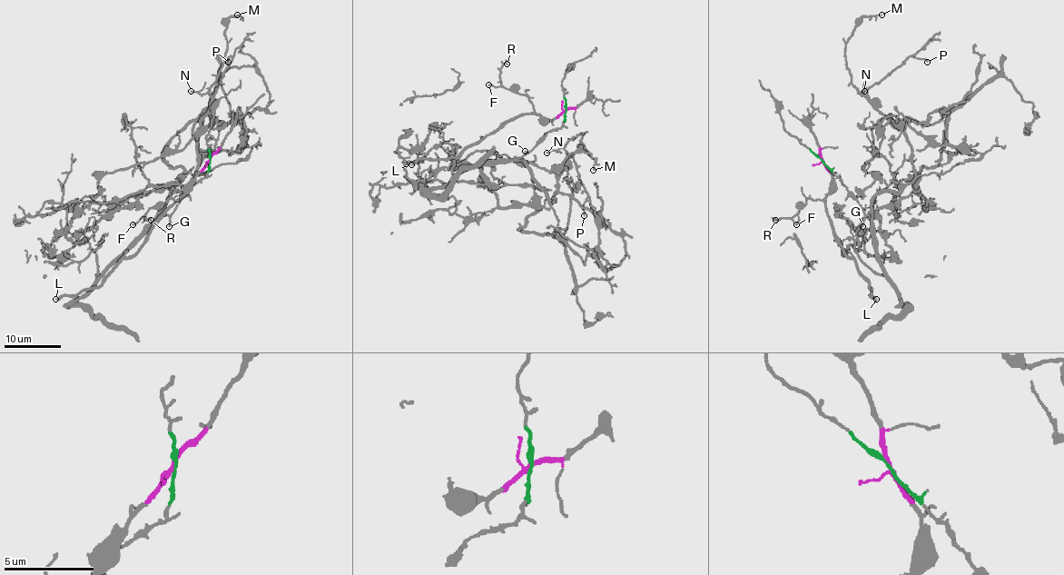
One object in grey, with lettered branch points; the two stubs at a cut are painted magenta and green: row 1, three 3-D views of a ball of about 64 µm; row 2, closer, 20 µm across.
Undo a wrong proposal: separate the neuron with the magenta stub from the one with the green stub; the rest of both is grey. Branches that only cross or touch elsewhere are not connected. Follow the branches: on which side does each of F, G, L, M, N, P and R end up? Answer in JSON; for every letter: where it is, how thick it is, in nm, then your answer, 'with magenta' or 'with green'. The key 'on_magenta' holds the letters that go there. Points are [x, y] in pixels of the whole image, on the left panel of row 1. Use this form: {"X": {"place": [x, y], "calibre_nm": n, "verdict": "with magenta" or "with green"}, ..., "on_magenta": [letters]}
{"F": {"place": [132, 224], "calibre_nm": 150, "verdict": "with magenta"}, "G": {"place": [169, 226], "calibre_nm": 110, "verdict": "with green"}, "L": {"place": [55, 299], "calibre_nm": 280, "verdict": "with magenta"}, "M": {"place": [237, 14], "calibre_nm": 130, "verdict": "with green"}, "N": {"place": [191, 91], "calibre_nm": 130, "verdict": "with green"}, "P": {"place": [228, 62], "calibre_nm": 100, "verdict": "with green"}, "R": {"place": [151, 220], "calibre_nm": 160, "verdict": "with magenta"}, "on_magenta": ["F", "L", "R"]}

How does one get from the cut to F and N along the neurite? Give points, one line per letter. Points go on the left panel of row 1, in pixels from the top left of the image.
F: (210, 160), (178, 199), (154, 205), (132, 224)
N: (210, 160), (208, 175), (164, 214), (162, 205), (183, 192), (197, 168), (211, 97), (191, 90)

